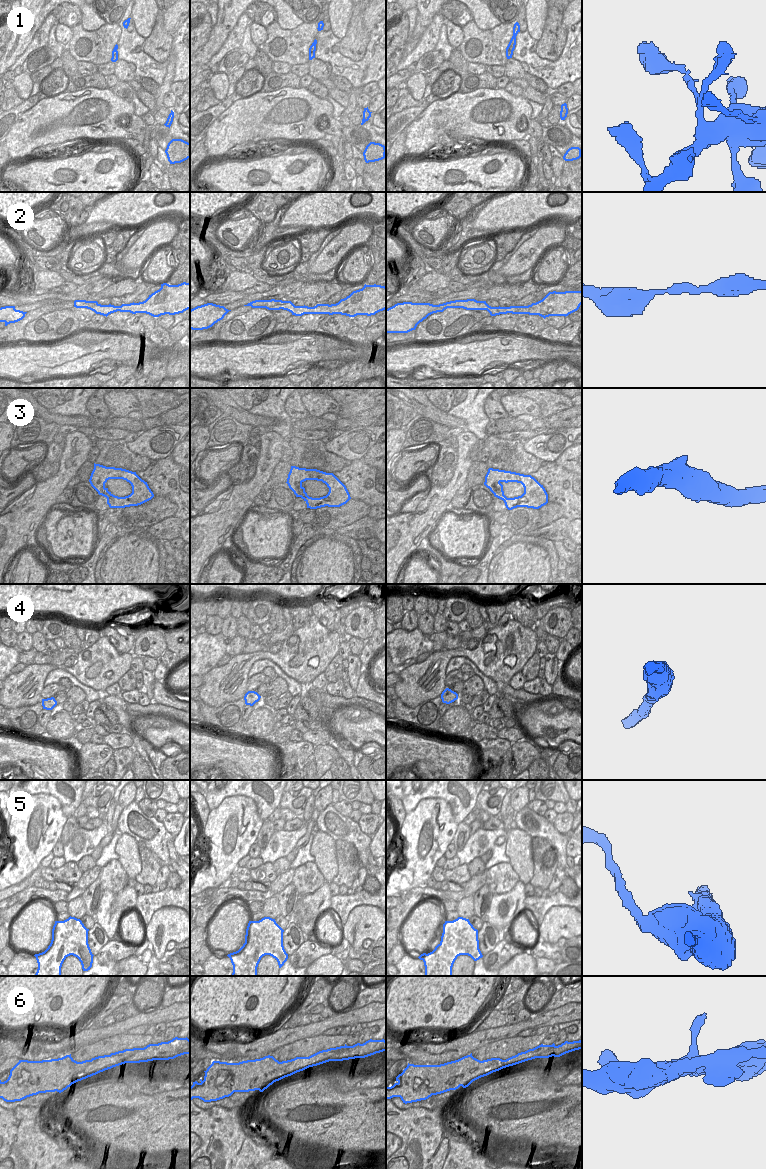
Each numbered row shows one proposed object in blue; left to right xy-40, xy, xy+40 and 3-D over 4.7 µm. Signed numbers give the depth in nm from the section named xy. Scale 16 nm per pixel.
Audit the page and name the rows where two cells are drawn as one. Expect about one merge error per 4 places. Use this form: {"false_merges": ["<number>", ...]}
{"false_merges": ["5", "6"]}

